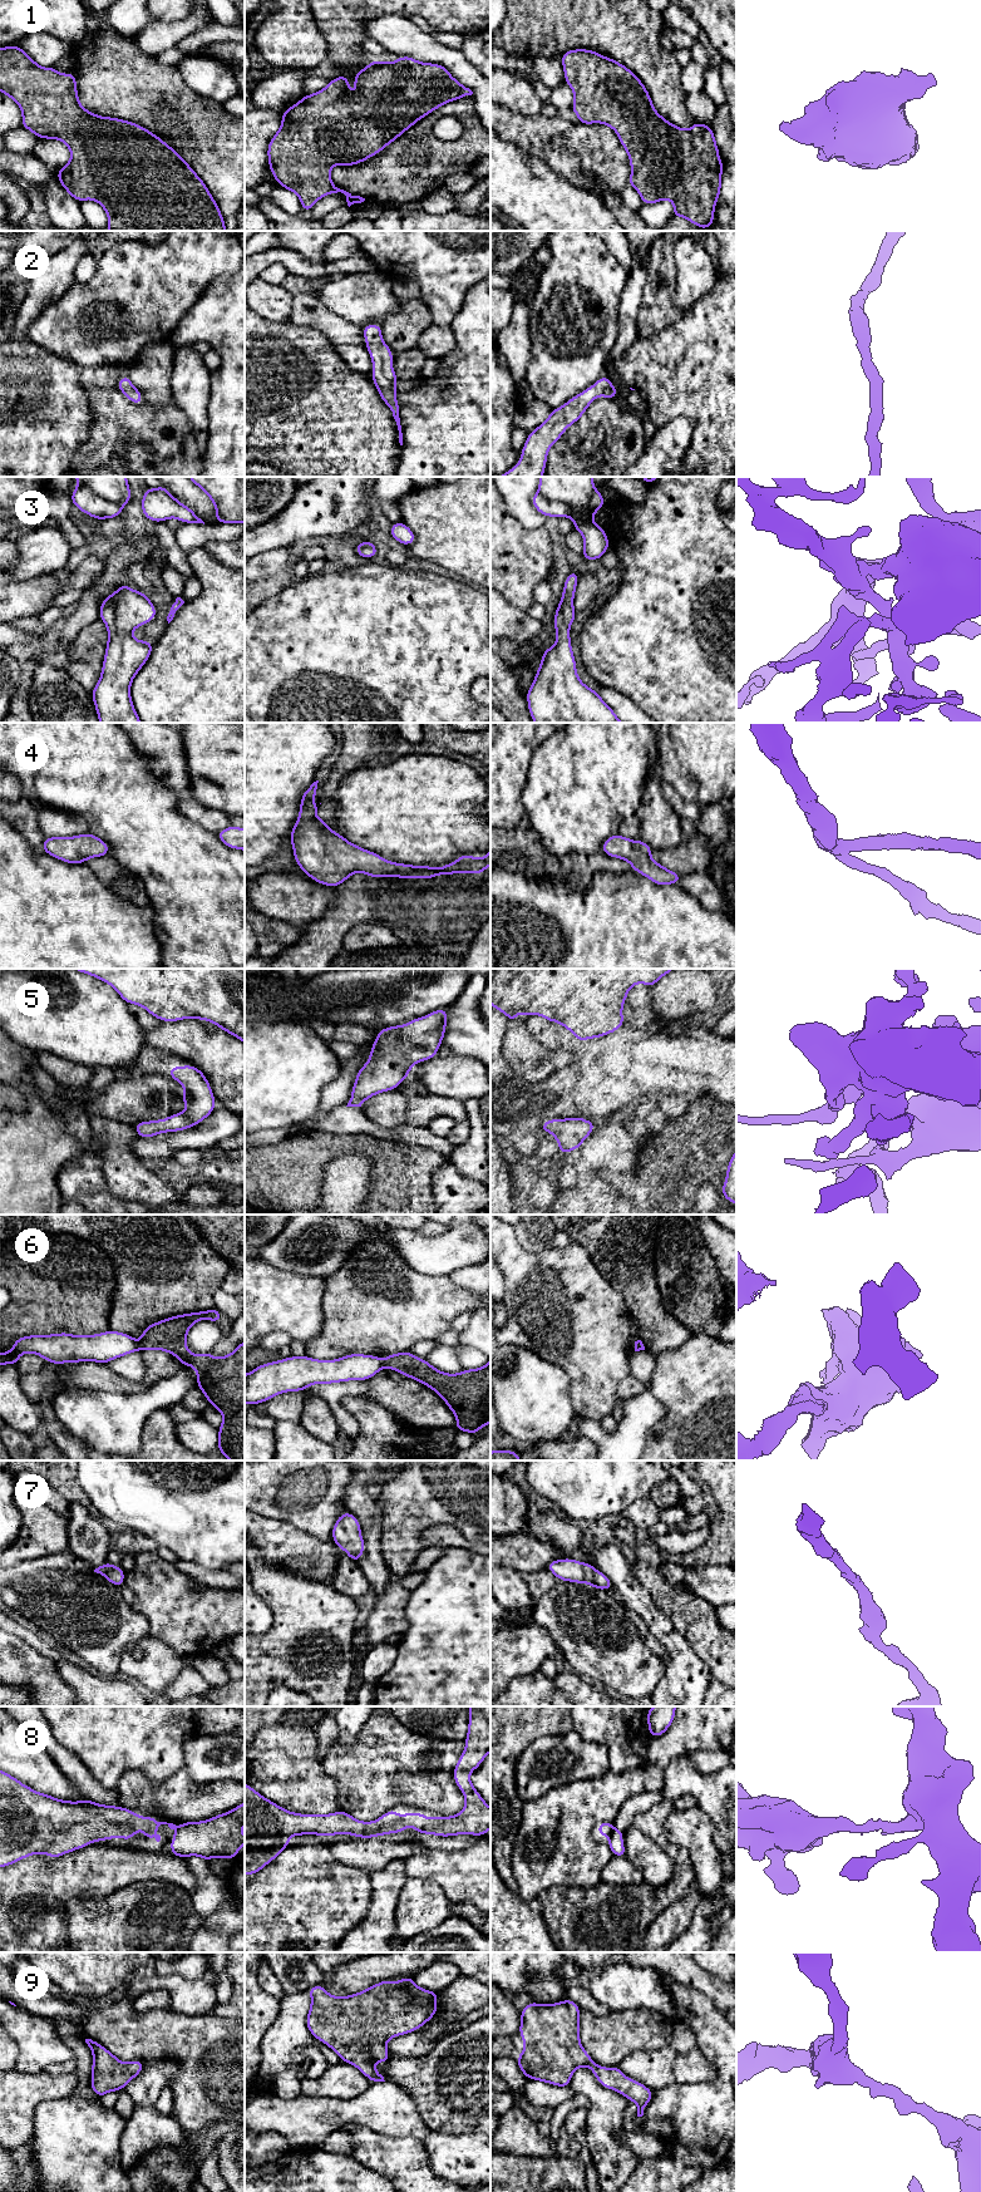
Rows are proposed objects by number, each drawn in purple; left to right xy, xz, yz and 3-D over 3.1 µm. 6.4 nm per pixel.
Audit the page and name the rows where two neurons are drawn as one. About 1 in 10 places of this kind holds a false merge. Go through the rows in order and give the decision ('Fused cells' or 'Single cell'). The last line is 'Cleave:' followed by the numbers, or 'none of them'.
1: Single cell
2: Single cell
3: Single cell
4: Single cell
5: Single cell
6: Fused cells
7: Single cell
8: Single cell
9: Single cell
Cleave: 6

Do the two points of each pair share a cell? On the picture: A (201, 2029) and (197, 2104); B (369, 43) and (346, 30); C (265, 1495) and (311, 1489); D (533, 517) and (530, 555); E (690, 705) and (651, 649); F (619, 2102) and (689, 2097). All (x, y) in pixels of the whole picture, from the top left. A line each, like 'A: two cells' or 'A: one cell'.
A: one cell
B: two cells
C: one cell
D: two cells
E: one cell
F: two cells

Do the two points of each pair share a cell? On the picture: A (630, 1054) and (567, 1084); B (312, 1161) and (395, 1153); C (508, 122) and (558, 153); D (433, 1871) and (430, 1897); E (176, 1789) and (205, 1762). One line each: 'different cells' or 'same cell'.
A: different cells
B: same cell
C: same cell
D: different cells
E: different cells

